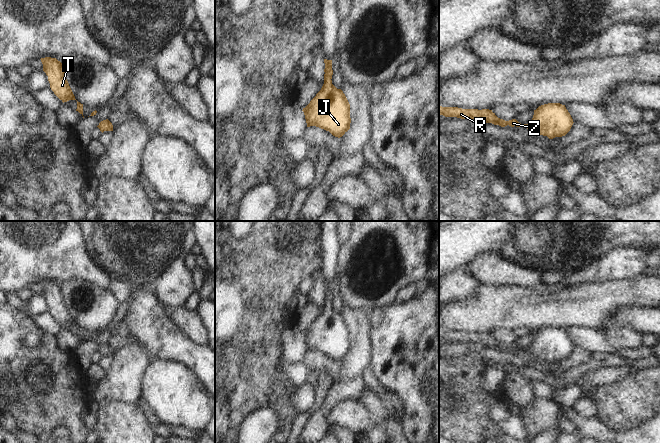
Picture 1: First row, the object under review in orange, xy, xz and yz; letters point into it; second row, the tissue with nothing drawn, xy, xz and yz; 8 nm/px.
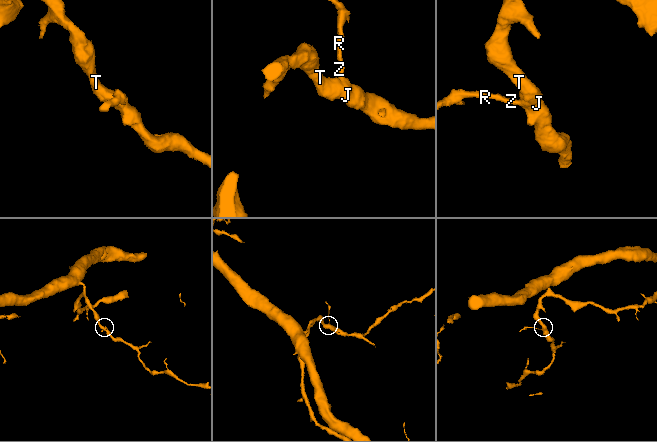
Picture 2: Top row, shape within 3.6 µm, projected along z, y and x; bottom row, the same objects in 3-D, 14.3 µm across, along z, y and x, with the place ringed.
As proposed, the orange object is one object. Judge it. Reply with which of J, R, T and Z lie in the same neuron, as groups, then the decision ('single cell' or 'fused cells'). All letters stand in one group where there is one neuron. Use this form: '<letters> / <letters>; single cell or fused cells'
J R T Z; single cell

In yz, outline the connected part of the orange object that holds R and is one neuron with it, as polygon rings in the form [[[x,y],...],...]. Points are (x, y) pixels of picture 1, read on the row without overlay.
[[[548,327],[534,334],[534,339],[529,348],[521,348],[516,343],[505,345],[498,342],[489,333],[462,333],[458,331],[439,330],[439,338],[445,341],[457,341],[461,343],[480,343],[485,347],[492,347],[505,351],[524,351],[538,359],[547,360],[549,363],[565,360],[573,349],[573,343],[565,329],[560,327]]]

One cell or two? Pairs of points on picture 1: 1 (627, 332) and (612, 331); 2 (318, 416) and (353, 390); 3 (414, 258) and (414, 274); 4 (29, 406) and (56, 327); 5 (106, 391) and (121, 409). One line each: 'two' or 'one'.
1: one
2: one
3: one
4: two
5: two

